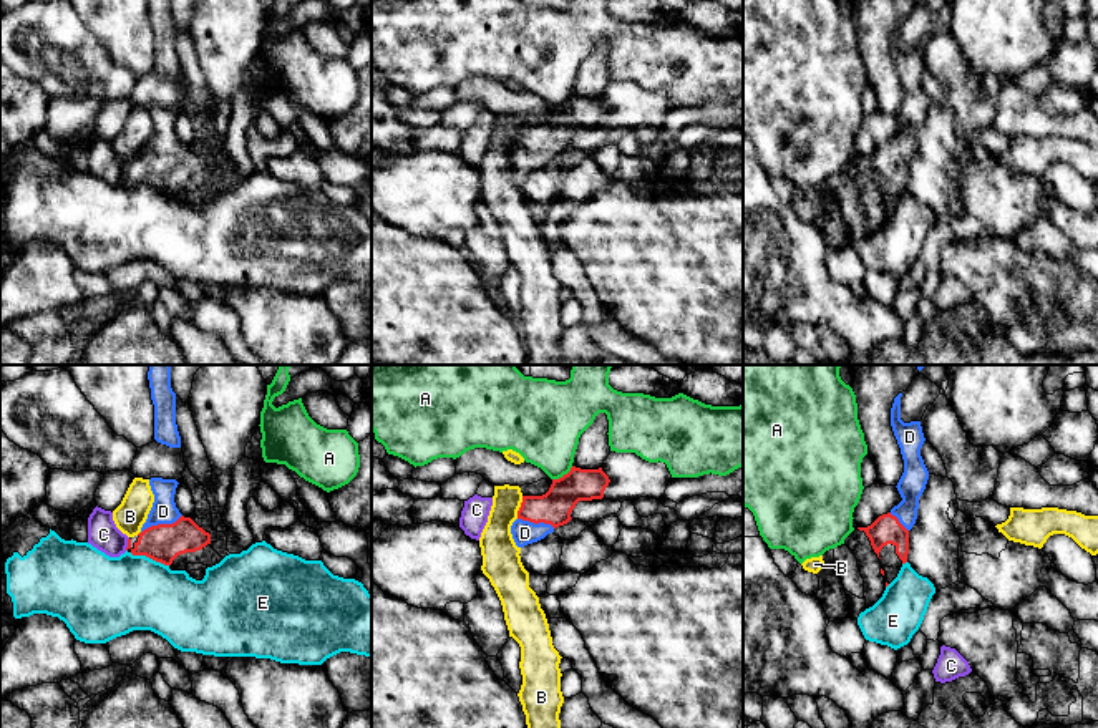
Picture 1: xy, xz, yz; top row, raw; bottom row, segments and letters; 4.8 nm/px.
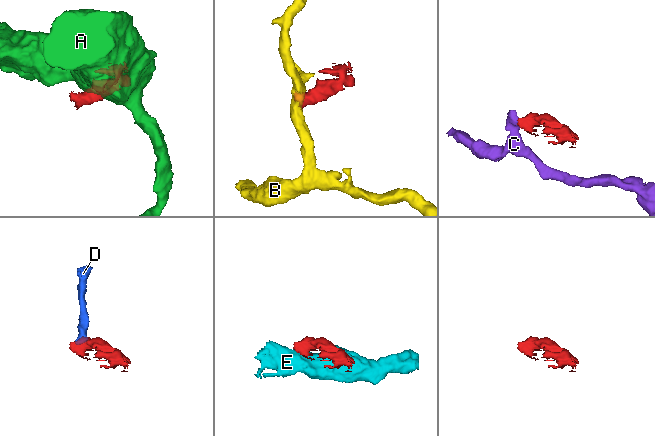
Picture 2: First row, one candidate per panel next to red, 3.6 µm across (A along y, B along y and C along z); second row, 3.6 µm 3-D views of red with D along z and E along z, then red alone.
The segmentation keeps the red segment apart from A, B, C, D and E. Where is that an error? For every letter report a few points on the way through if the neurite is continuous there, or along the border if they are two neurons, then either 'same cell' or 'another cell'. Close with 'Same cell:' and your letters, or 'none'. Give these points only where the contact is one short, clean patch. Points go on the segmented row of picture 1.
A: another cell
B: along xz (523, 496), (516, 518) | another cell
C: along xy (128, 538), (125, 549) | another cell
D: across xy (163, 543), (161, 524), (163, 511) | same cell
E: another cell
Same cell: D

